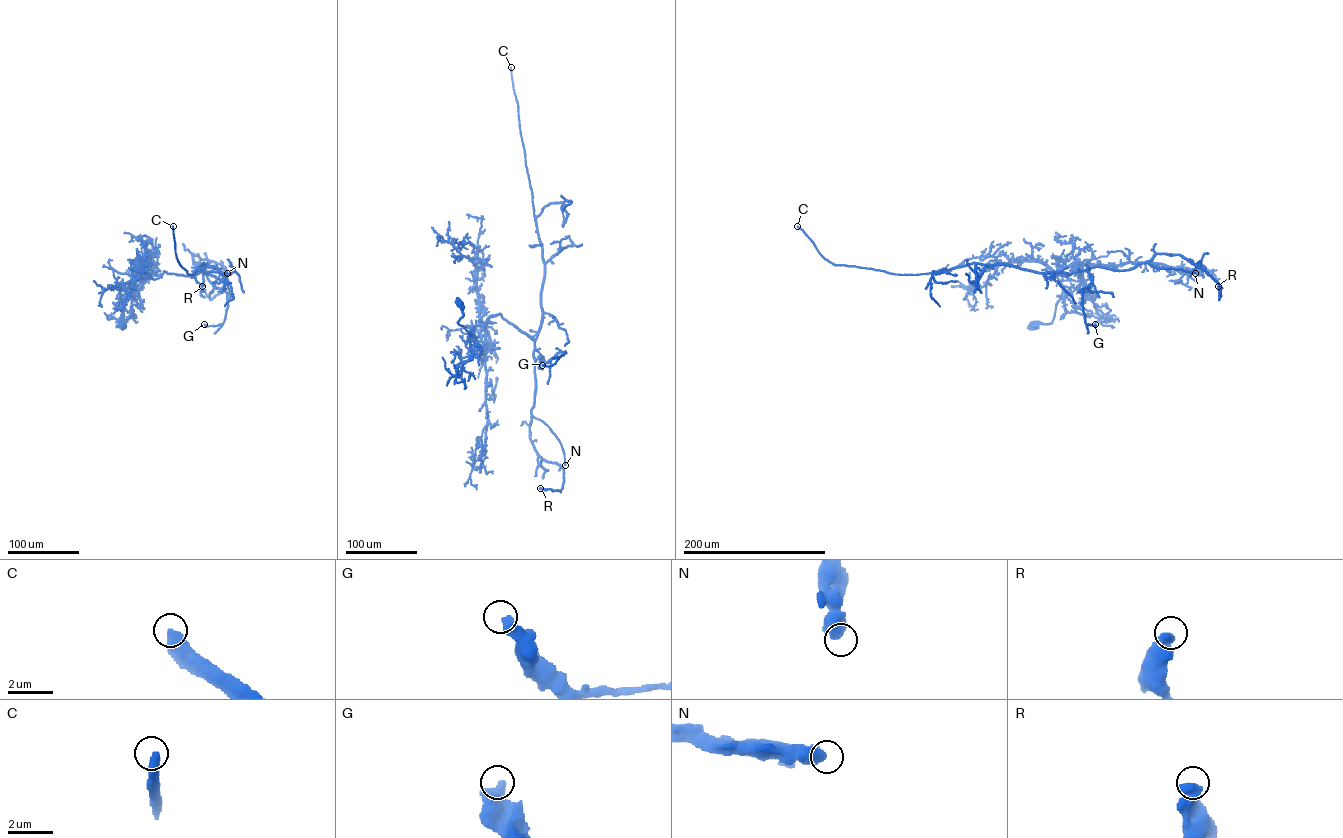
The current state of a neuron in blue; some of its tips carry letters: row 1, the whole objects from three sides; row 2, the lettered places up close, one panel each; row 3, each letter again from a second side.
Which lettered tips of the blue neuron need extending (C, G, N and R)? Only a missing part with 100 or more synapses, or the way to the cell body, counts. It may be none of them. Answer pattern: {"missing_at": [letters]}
{"missing_at": ["C"]}

